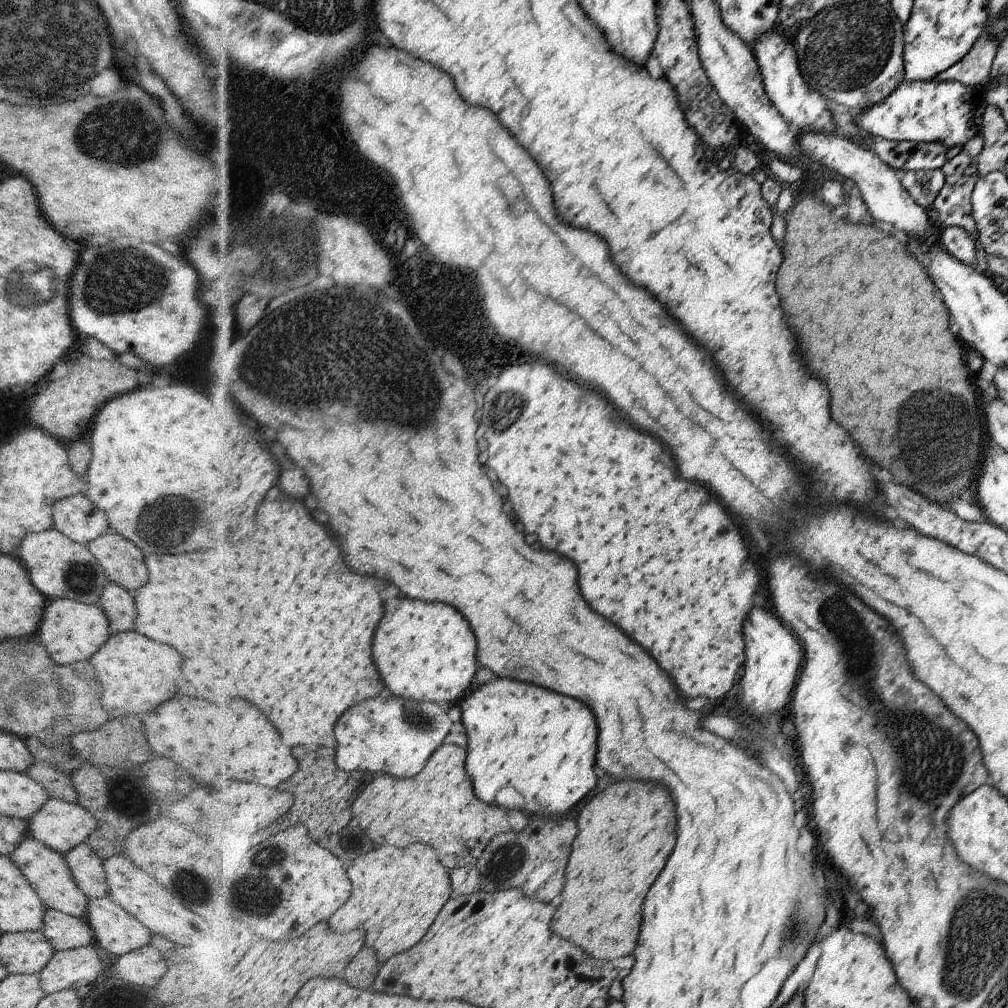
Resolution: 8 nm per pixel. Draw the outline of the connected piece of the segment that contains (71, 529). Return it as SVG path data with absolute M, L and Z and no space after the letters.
M83 492L54 504L52 528L83 546L111 531L106 512L97 508Z

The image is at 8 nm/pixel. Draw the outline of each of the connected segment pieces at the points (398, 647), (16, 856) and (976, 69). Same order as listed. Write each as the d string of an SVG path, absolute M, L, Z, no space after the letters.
M412 598L388 602L386 618L382 620L374 642L374 656L392 693L402 698L442 703L447 707L470 690L478 670L476 638L466 618L454 606Z
M29 836L22 844L18 846L9 856L12 863L22 872L22 875L28 880L31 888L42 900L42 903L48 909L85 919L87 916L87 904L89 900L78 889L73 880L71 871L68 869L65 856L60 855L42 842Z
M985 28L968 54L960 62L934 79L936 81L957 81L974 87L983 86L991 76L993 61L997 57L1002 38L1004 38L1004 34L993 37Z

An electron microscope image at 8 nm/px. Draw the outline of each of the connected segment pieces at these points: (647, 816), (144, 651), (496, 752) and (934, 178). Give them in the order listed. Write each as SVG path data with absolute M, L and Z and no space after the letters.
M636 780L610 784L602 794L596 794L578 814L578 840L574 840L574 852L570 854L570 864L566 866L562 904L553 916L550 930L584 948L588 955L596 959L612 961L632 954L638 940L644 896L656 876L662 872L674 842L674 804L664 786Z
M133 630L116 633L88 662L103 687L101 706L109 719L140 717L154 711L162 702L172 698L170 682L172 688L176 688L176 678L182 670L182 654L176 648L170 648L158 640L148 640L144 634Z
M496 678L466 696L463 716L468 736L466 768L477 796L486 804L540 817L562 816L588 798L596 788L594 758L598 730L592 712L582 702L534 684Z
M929 168L905 169L901 186L908 195L924 209L930 209L937 193L945 184L944 174L941 169Z

